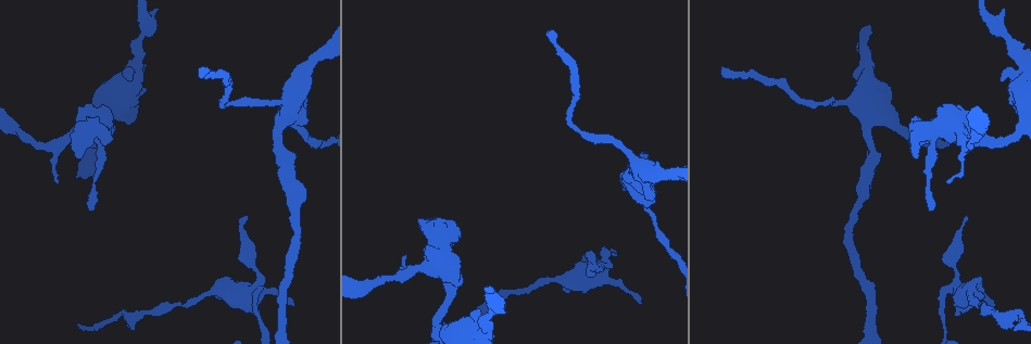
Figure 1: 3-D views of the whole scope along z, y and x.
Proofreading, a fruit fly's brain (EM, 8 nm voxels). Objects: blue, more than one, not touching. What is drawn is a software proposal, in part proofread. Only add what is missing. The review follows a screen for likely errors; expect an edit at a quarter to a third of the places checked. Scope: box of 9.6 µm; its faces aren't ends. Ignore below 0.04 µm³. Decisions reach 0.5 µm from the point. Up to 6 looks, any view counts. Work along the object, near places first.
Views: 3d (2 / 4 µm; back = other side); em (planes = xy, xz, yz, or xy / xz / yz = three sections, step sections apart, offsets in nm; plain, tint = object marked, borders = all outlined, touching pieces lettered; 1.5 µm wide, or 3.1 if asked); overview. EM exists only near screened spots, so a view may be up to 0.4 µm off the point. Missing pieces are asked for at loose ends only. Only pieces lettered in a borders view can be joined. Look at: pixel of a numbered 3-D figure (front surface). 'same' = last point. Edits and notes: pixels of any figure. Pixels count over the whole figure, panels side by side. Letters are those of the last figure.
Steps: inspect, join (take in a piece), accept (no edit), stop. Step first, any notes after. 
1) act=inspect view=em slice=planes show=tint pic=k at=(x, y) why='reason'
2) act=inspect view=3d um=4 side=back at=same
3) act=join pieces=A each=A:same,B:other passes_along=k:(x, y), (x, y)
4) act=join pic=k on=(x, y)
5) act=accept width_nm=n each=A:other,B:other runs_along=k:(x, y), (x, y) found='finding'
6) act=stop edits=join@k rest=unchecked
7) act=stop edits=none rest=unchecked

act=inspect view=3d um=2 pic=1 at=(721, 69)

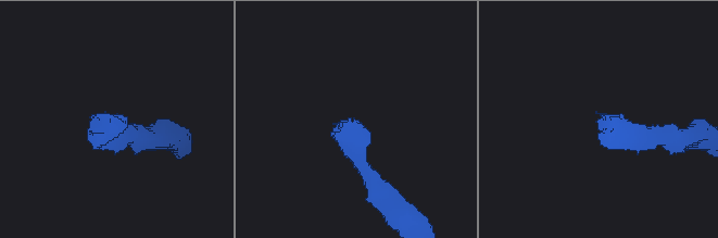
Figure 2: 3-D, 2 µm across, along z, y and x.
act=inspect view=em slice=planes show=borders pic=2 at=(603, 113)

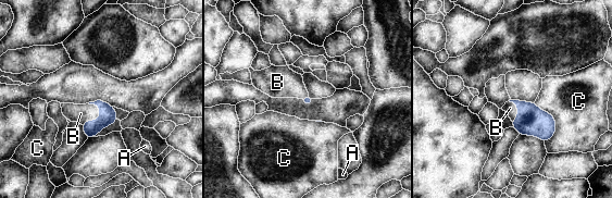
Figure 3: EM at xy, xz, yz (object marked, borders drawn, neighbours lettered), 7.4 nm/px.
act=join pic=3 on=(80, 113) each=A:other,B:same,C:other found='the neuron continues'

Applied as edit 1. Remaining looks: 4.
act=inspect view=overview

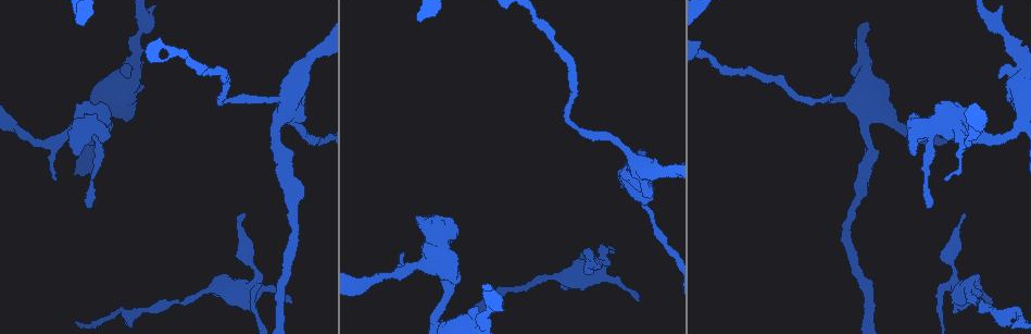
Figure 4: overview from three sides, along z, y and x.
act=inspect view=em slice=planes show=borders pic=4 at=(78, 105) why='stops while still wide'

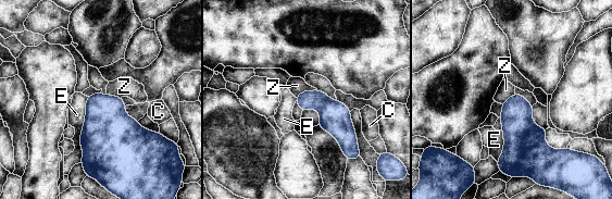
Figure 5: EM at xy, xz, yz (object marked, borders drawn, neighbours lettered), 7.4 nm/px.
act=accept each=C:other,E:other,Z:other border=5:(316, 89), (301, 91), (296, 97) found='no lettered piece goes on from it'

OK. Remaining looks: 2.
act=stop edits=join@3 rest=unchecked

